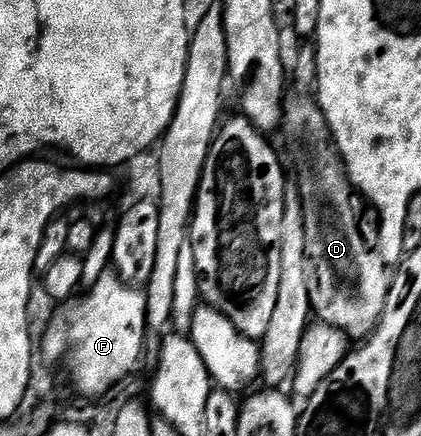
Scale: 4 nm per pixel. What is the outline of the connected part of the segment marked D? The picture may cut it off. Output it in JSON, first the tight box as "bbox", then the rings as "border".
{"bbox":[281,93,391,341],"border":[[[298,93],[285,100],[282,105],[281,134],[286,134],[286,151],[290,154],[288,167],[294,170],[292,183],[302,203],[304,217],[304,253],[306,254],[306,276],[310,294],[310,310],[321,322],[340,329],[351,340],[362,341],[378,326],[386,298],[390,292],[391,280],[386,279],[387,264],[378,256],[377,250],[366,248],[362,235],[358,232],[358,223],[354,220],[354,207],[350,204],[352,184],[342,164],[342,155],[334,143],[334,135],[326,120],[326,114],[313,98],[306,93]]]}

